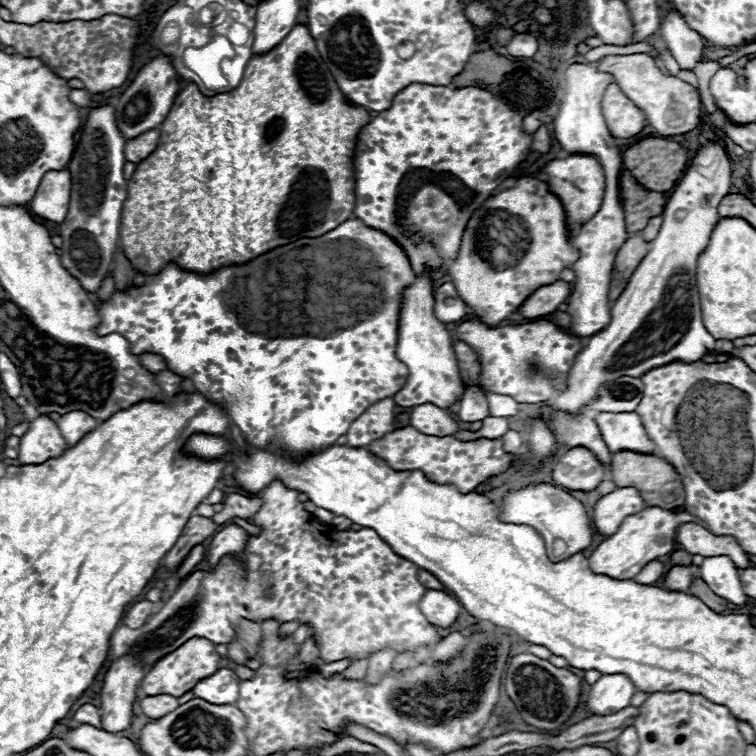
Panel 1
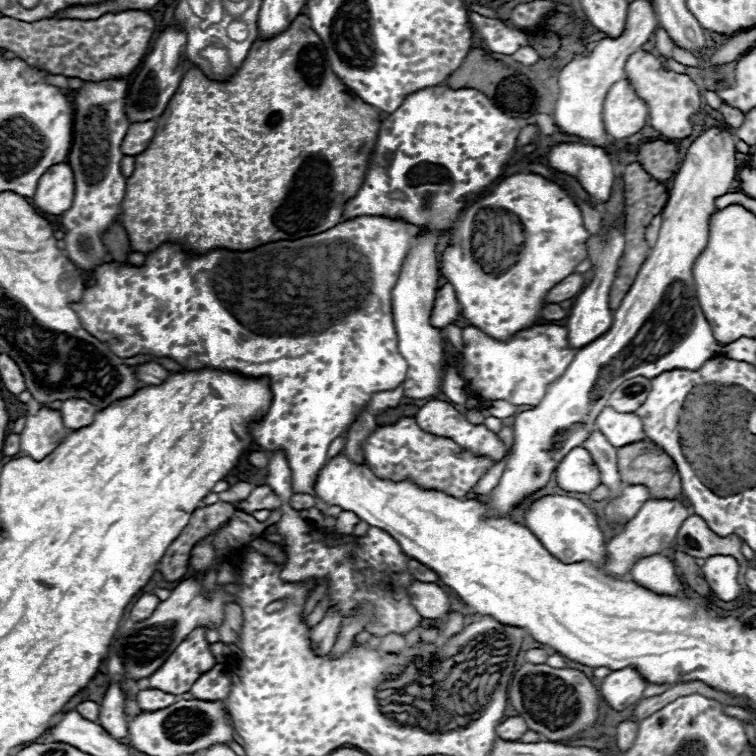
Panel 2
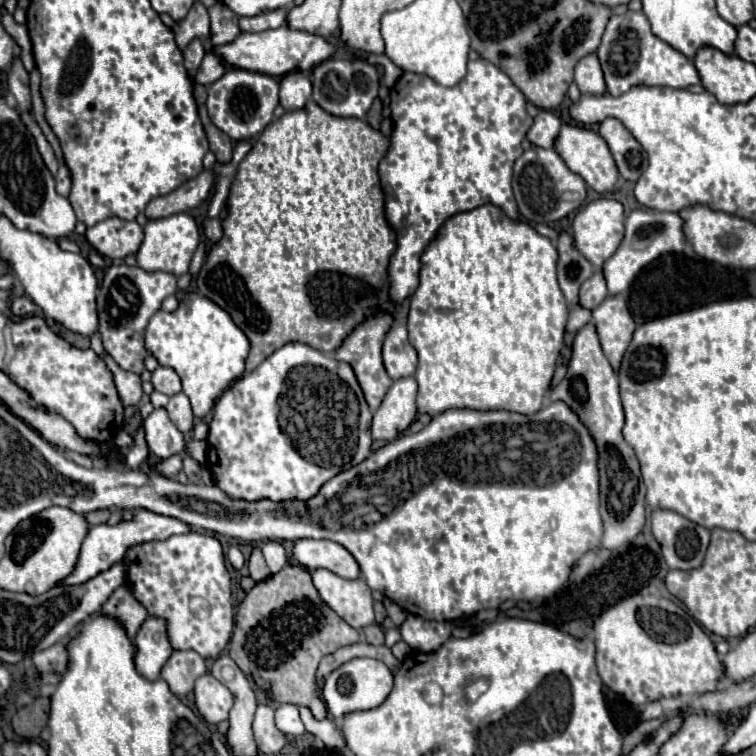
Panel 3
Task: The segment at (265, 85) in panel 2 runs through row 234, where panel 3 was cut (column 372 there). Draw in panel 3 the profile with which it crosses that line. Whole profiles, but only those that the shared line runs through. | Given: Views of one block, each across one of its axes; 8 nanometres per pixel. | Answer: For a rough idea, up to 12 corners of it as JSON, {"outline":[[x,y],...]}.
{"outline":[[314,100],[240,162],[196,290],[252,372],[394,312],[388,138]]}

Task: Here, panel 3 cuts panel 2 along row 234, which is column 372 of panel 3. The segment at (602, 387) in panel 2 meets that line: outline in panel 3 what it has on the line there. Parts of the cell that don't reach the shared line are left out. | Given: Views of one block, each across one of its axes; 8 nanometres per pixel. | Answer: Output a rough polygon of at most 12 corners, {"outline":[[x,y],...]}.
{"outline":[[374,658],[338,666],[322,684],[328,714],[380,706],[392,672]]}

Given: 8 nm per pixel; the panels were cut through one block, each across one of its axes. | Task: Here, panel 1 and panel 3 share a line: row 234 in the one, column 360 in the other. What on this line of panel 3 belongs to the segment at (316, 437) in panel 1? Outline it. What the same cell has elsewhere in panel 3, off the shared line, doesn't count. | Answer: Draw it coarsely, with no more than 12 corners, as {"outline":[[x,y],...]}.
{"outline":[[366,316],[334,352],[372,412],[392,384],[382,342],[394,316]]}

